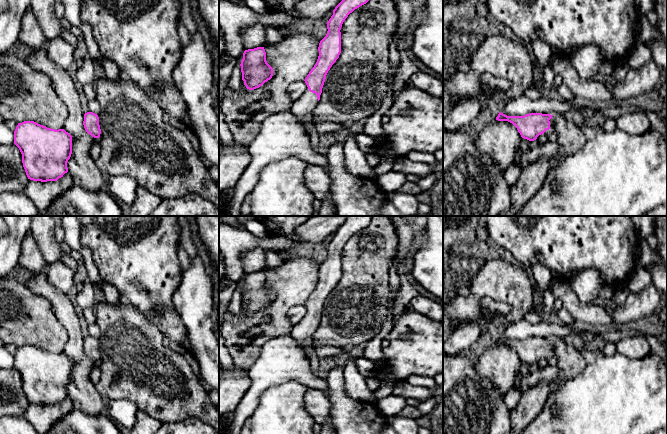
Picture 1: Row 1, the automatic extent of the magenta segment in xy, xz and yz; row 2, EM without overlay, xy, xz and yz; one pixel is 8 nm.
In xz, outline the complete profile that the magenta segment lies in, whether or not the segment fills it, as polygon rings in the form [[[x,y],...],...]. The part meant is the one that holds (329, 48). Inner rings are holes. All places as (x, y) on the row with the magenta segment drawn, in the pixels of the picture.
[[[342,0],[335,7],[333,15],[327,22],[328,31],[319,43],[317,62],[304,80],[308,88],[290,107],[291,112],[306,132],[308,132],[309,124],[313,122],[313,110],[320,100],[326,75],[341,53],[342,24],[350,13],[368,1]]]

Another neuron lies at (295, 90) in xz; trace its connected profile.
[[[297,81],[289,85],[288,94],[291,100],[294,102],[300,98],[307,90],[305,81]]]

